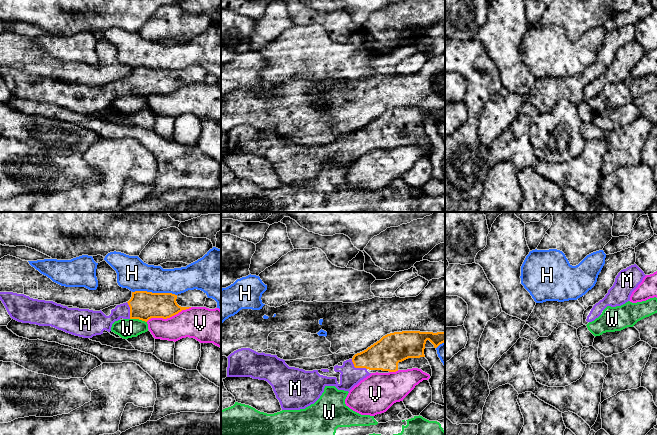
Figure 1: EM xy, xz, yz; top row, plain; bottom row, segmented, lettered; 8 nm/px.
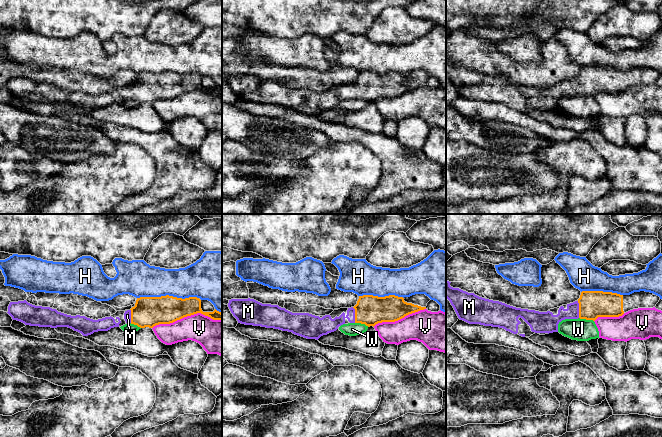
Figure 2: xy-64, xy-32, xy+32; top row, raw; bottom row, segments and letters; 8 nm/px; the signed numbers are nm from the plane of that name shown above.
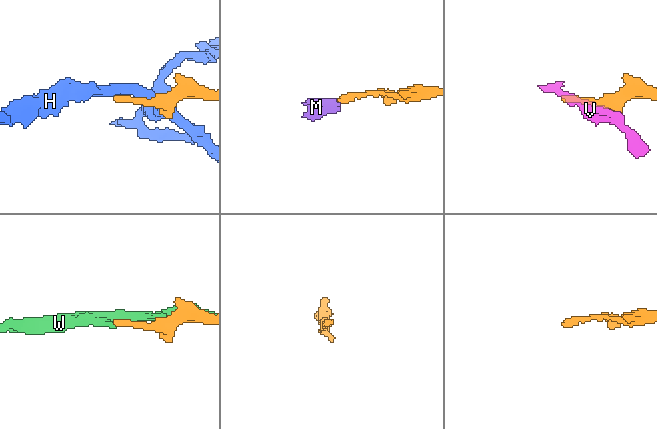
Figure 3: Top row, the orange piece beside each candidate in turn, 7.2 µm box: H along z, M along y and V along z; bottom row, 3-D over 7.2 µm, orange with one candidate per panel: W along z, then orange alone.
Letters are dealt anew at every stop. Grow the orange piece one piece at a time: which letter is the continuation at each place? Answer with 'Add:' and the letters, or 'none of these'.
Add: M

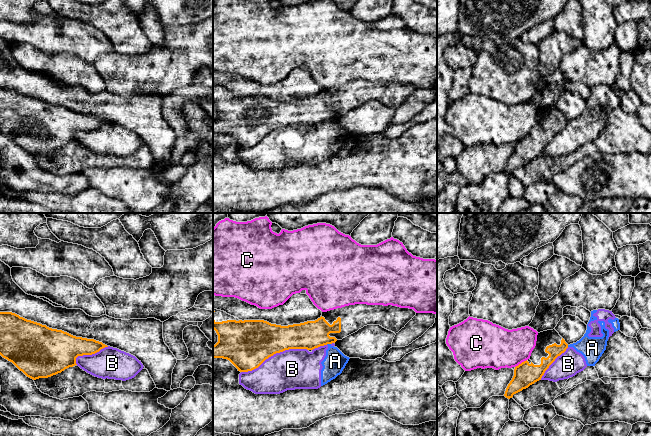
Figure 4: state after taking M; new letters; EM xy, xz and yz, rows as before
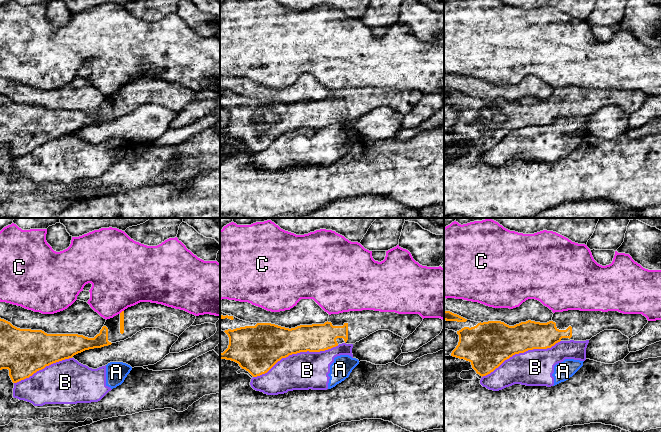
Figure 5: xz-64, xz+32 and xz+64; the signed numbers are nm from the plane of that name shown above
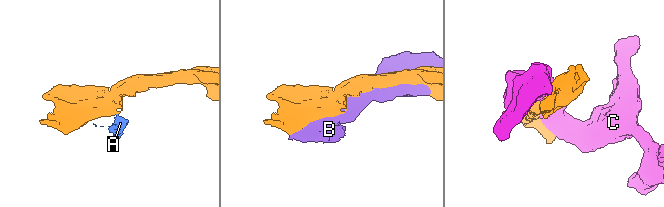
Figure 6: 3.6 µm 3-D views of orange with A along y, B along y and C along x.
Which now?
Add: none of these

